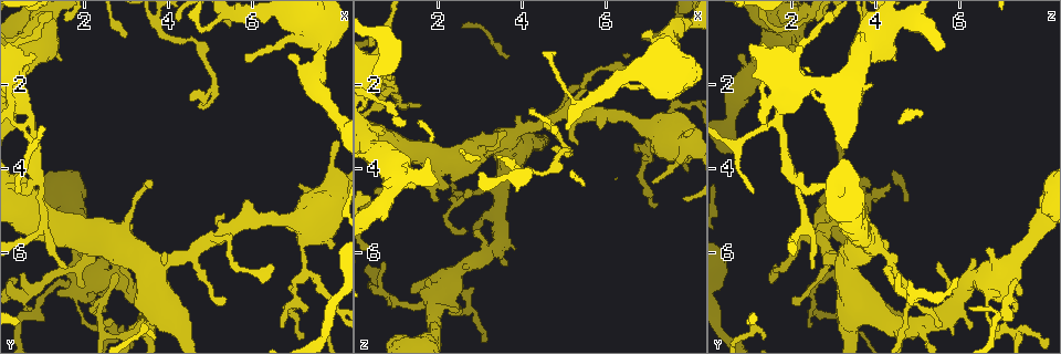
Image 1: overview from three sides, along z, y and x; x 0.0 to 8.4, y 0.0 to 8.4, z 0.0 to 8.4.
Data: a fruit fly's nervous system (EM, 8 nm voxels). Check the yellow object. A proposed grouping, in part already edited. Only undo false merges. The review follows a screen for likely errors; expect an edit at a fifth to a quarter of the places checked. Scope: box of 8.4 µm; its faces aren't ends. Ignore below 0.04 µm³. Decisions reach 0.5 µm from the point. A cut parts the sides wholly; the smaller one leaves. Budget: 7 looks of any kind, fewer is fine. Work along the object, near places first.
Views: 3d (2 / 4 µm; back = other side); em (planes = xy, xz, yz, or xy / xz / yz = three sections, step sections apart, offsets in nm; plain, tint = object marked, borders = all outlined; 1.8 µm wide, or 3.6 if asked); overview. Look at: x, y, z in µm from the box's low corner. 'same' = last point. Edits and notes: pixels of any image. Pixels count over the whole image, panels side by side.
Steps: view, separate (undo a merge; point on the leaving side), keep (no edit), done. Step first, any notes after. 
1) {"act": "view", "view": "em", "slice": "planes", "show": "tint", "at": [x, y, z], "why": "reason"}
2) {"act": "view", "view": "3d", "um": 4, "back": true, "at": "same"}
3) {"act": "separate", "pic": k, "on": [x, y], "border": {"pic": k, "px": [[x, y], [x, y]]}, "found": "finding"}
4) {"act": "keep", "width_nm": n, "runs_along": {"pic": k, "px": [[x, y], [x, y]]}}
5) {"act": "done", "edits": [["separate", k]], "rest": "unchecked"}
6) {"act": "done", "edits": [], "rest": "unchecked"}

{"act": "view", "view": "3d", "um": 2, "at": [3.50, 7.80, 4.60], "why": "sudden change in width"}

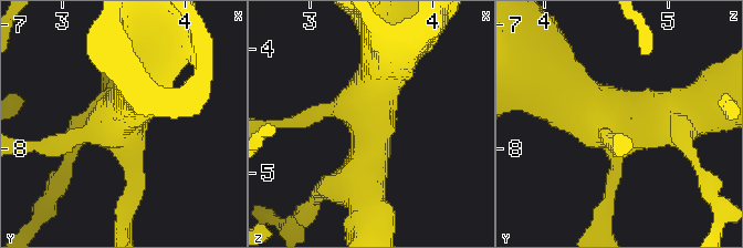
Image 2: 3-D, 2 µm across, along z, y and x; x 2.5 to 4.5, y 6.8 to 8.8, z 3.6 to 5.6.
{"act": "view", "view": "em", "slice": "xz", "step": 4, "show": "plain", "at": [3.48, 7.84, 4.58], "why": "shape alone is not enough"}

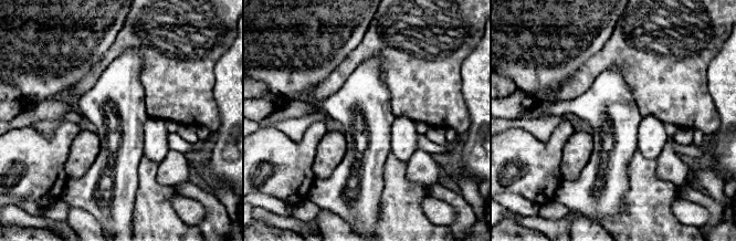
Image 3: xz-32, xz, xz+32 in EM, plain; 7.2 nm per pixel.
{"act": "view", "view": "em", "slice": "xz", "step": 4, "show": "tint", "at": "same"}

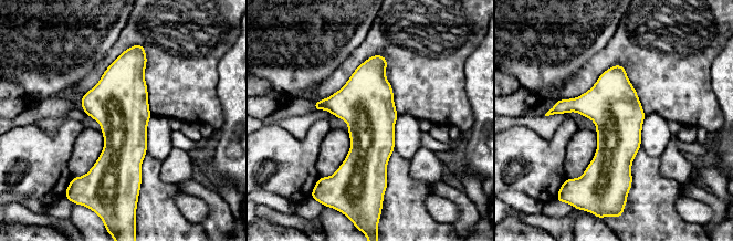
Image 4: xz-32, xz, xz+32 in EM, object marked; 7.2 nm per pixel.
{"act": "keep", "found": "all the same neuron"}

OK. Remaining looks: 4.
{"act": "view", "view": "3d", "um": 4, "at": [2.70, 7.95, 7.25], "why": "sharp bend"}

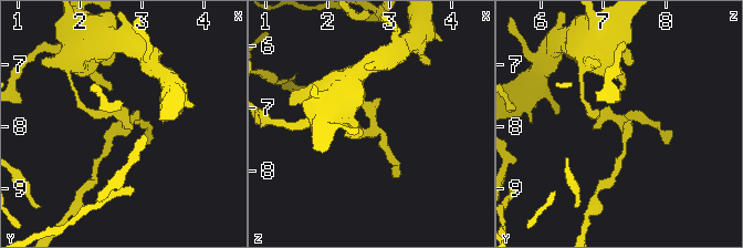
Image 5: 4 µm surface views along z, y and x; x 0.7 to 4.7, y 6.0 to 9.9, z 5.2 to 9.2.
{"act": "view", "view": "em", "slice": "xy", "step": 16, "show": "tint", "at": [2.75, 7.90, 7.35], "why": "shape alone is not enough"}

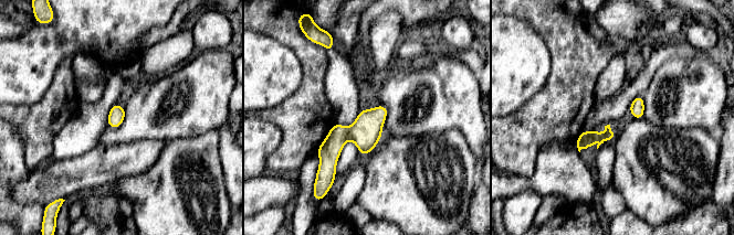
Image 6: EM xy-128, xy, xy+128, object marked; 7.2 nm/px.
{"act": "view", "view": "em", "slice": "planes", "show": "tint", "at": "same"}

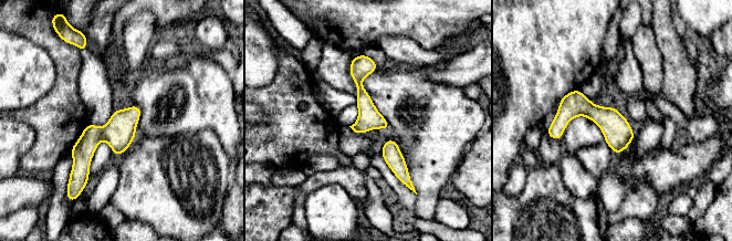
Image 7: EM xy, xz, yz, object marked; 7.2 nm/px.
{"act": "keep", "runs_along": {"pic": 7, "px": [[136, 108], [84, 150], [86, 176]]}, "found": "one neuron here"}

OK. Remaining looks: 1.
{"act": "done", "edits": [], "rest": "unchecked"}

